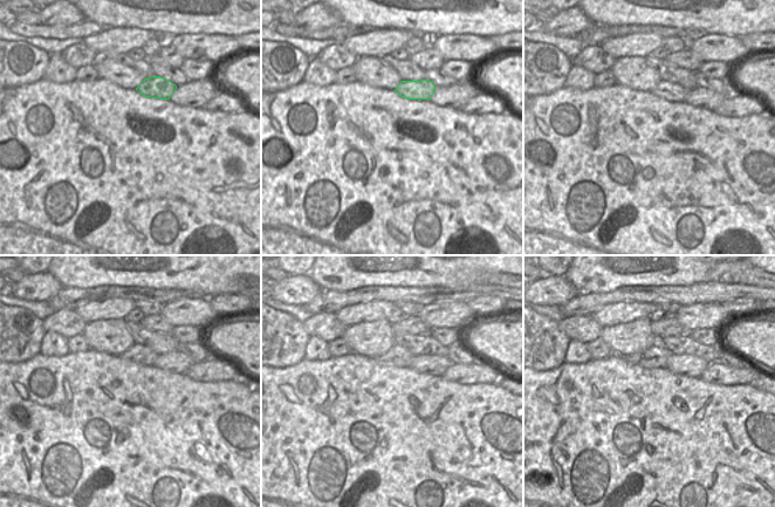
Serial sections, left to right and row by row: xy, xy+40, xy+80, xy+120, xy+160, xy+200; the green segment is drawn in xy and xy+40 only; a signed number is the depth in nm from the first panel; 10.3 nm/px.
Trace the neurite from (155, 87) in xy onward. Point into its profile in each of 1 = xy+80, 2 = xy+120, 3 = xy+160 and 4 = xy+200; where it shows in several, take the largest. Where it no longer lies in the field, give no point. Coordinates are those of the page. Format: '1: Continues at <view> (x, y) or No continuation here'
1: Continues at xy+80 (670, 91)
2: Continues at xy+120 (138, 354)
3: Continues at xy+160 (397, 356)
4: Continues at xy+200 (656, 357).

